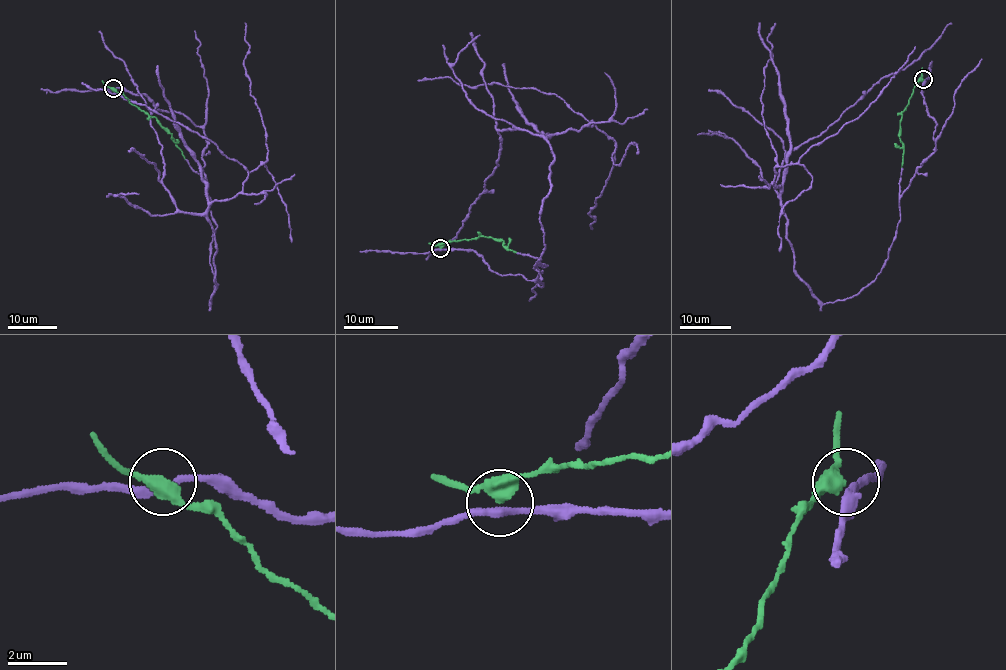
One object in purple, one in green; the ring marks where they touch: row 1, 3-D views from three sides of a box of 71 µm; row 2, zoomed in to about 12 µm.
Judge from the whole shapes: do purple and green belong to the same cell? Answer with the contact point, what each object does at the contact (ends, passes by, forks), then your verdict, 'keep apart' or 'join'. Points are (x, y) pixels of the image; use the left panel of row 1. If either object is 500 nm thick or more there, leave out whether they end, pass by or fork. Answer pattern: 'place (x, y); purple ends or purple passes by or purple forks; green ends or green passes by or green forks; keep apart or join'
place (113, 88); purple passes by; green passes by; join

